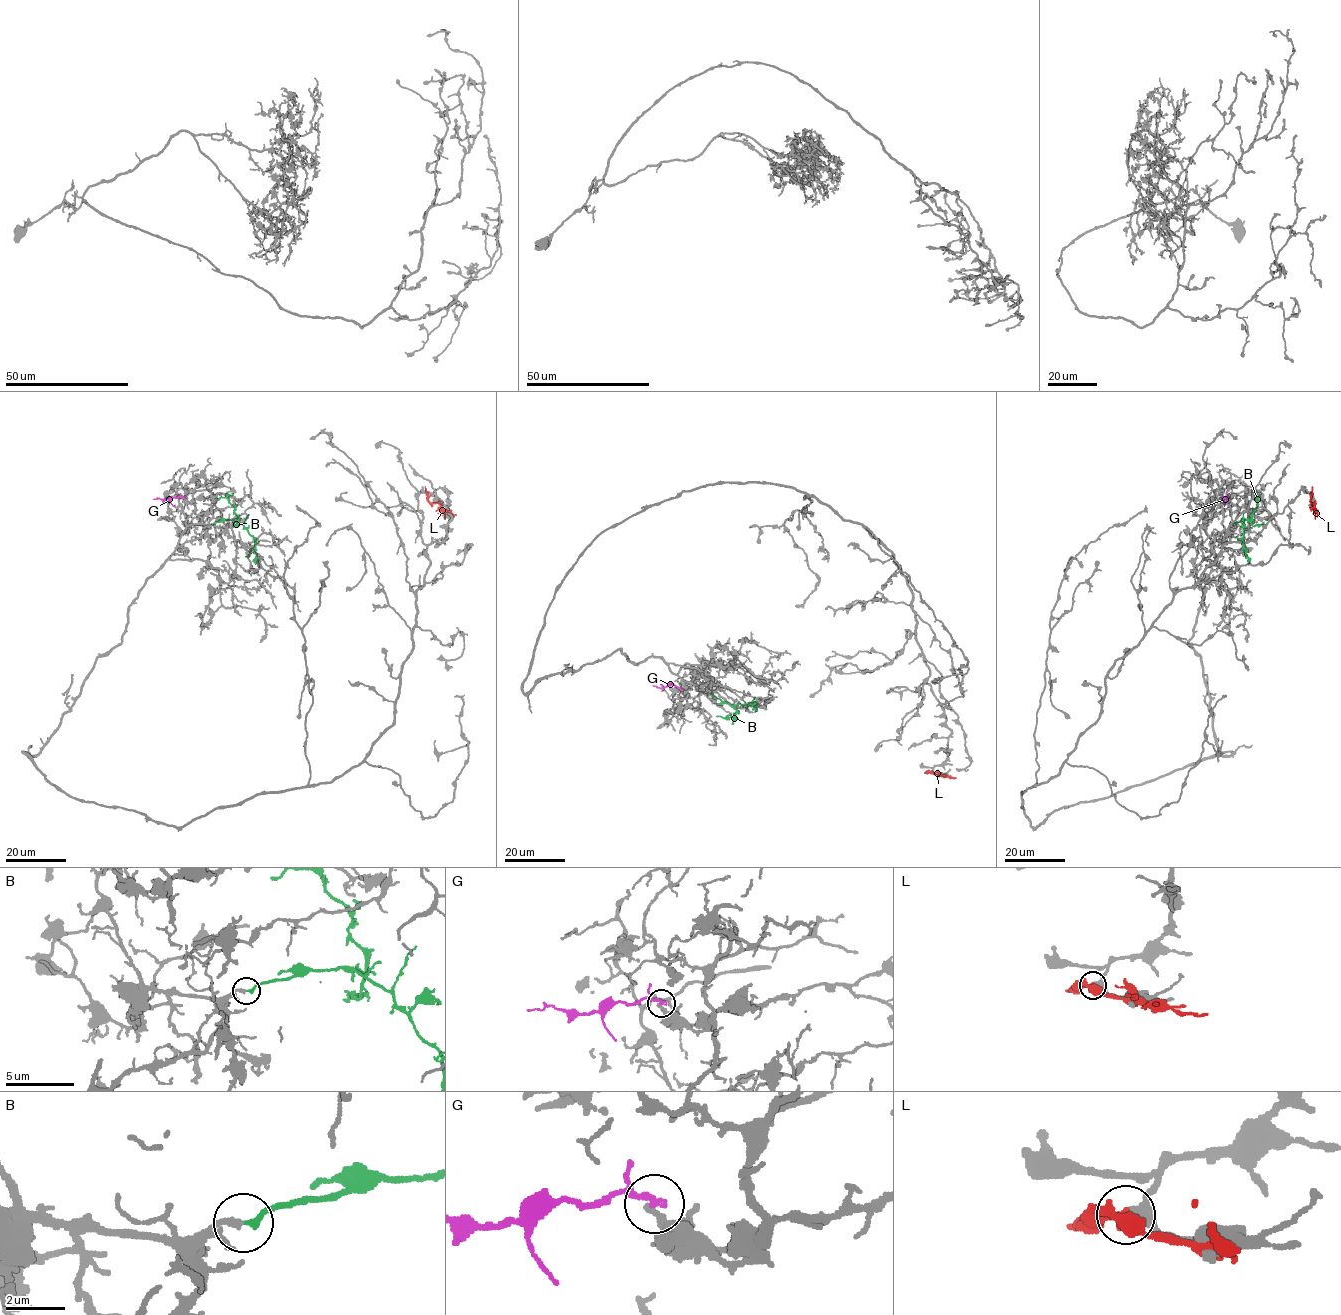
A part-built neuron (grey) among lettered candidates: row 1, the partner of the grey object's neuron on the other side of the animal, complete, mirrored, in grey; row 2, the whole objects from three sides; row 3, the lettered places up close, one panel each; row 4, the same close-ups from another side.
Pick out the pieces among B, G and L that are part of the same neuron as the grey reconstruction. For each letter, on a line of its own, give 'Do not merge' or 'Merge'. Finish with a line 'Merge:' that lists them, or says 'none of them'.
B: Merge
G: Do not merge
L: Do not merge
Merge: B

